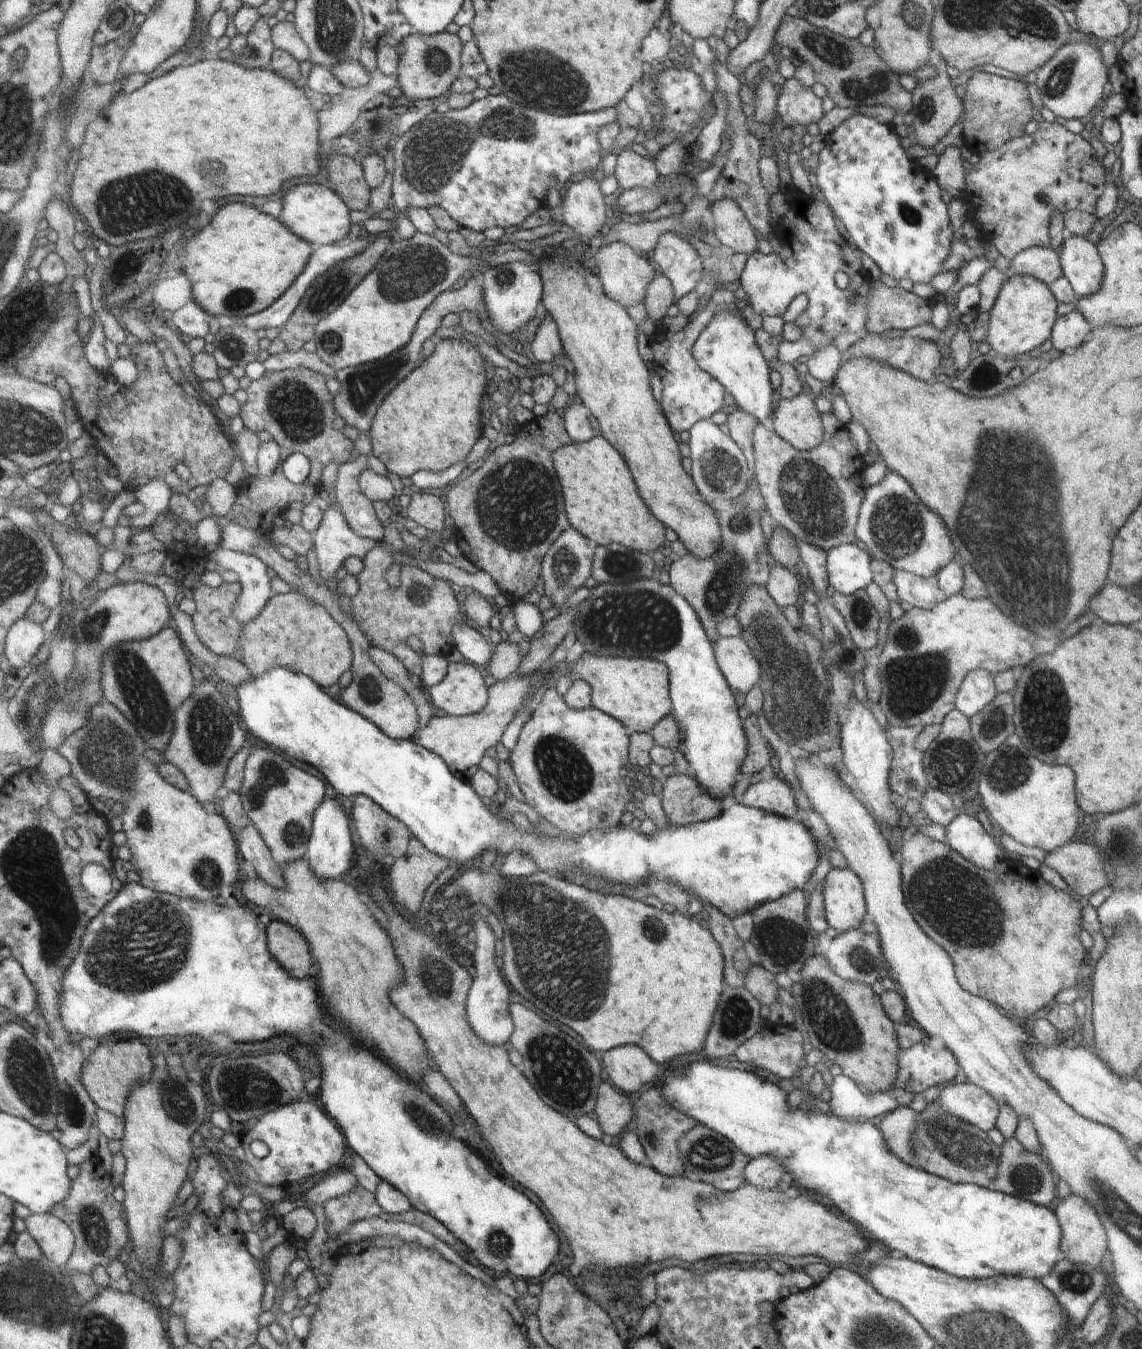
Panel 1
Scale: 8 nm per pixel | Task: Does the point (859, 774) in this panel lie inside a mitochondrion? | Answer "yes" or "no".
no

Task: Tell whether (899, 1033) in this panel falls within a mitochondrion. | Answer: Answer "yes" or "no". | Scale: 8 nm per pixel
no

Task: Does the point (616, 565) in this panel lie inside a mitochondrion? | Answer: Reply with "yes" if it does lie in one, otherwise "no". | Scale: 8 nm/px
yes

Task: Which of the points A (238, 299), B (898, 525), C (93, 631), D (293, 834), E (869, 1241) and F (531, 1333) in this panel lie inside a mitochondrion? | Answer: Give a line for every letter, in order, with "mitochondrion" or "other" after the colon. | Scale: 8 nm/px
A: mitochondrion
B: mitochondrion
C: mitochondrion
D: mitochondrion
E: other
F: other

